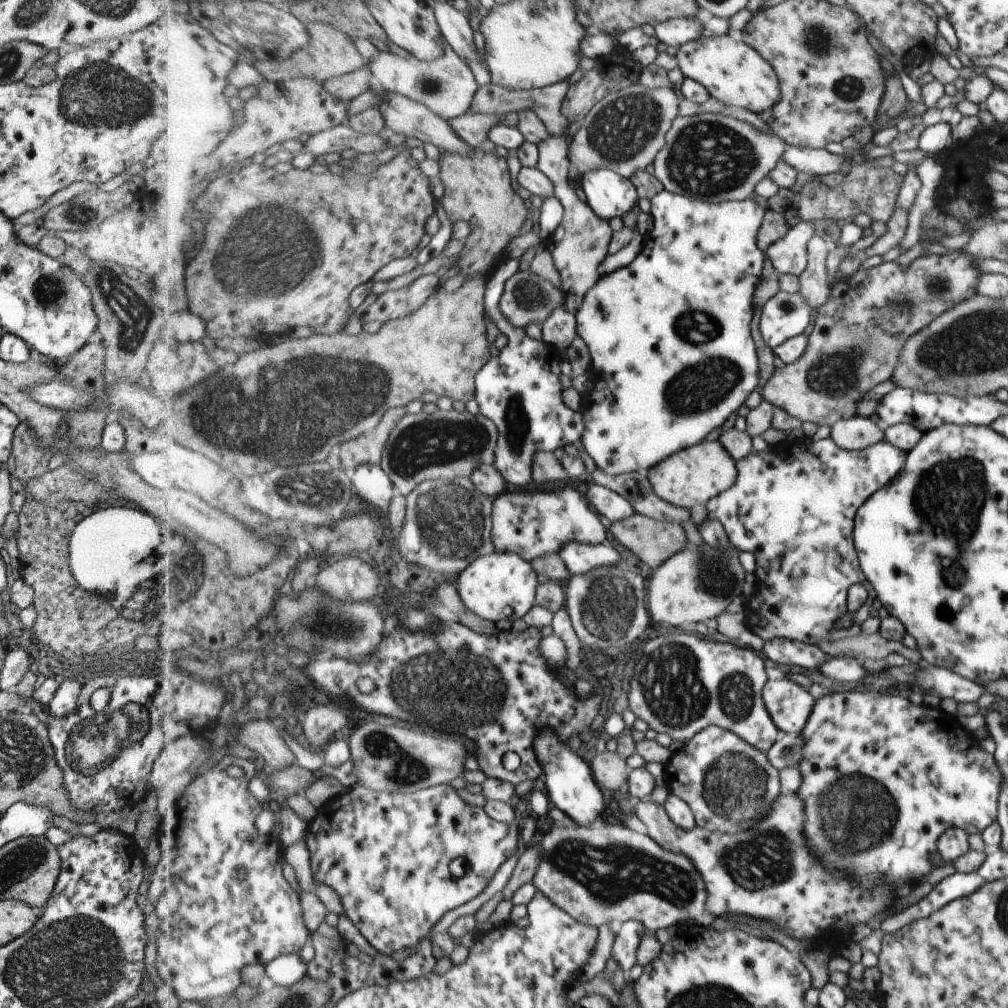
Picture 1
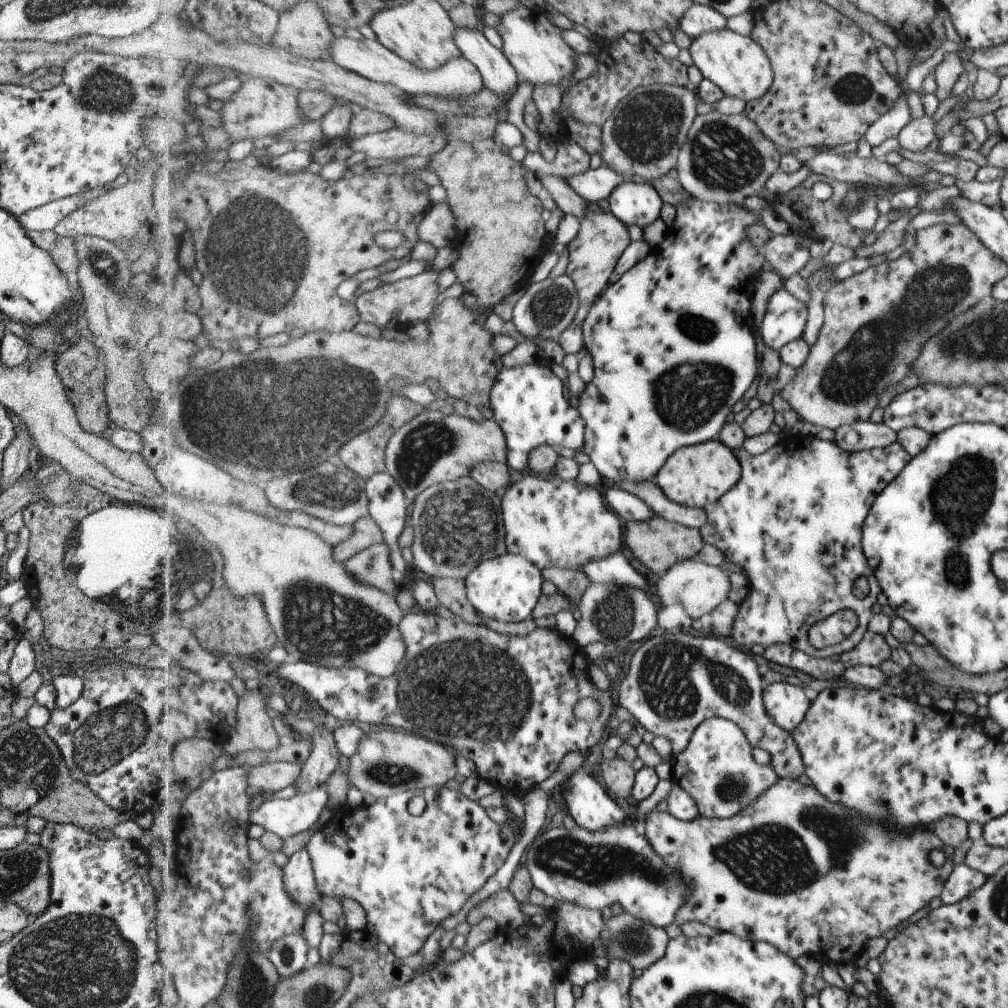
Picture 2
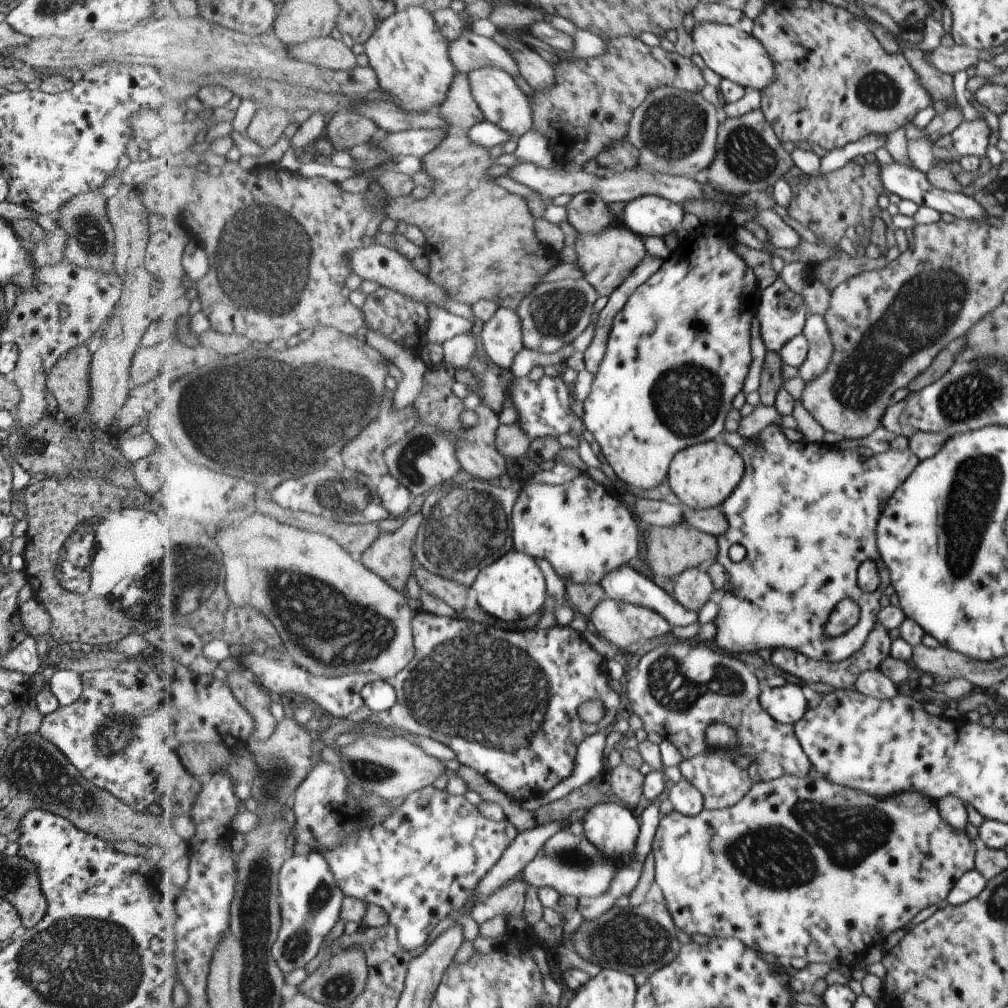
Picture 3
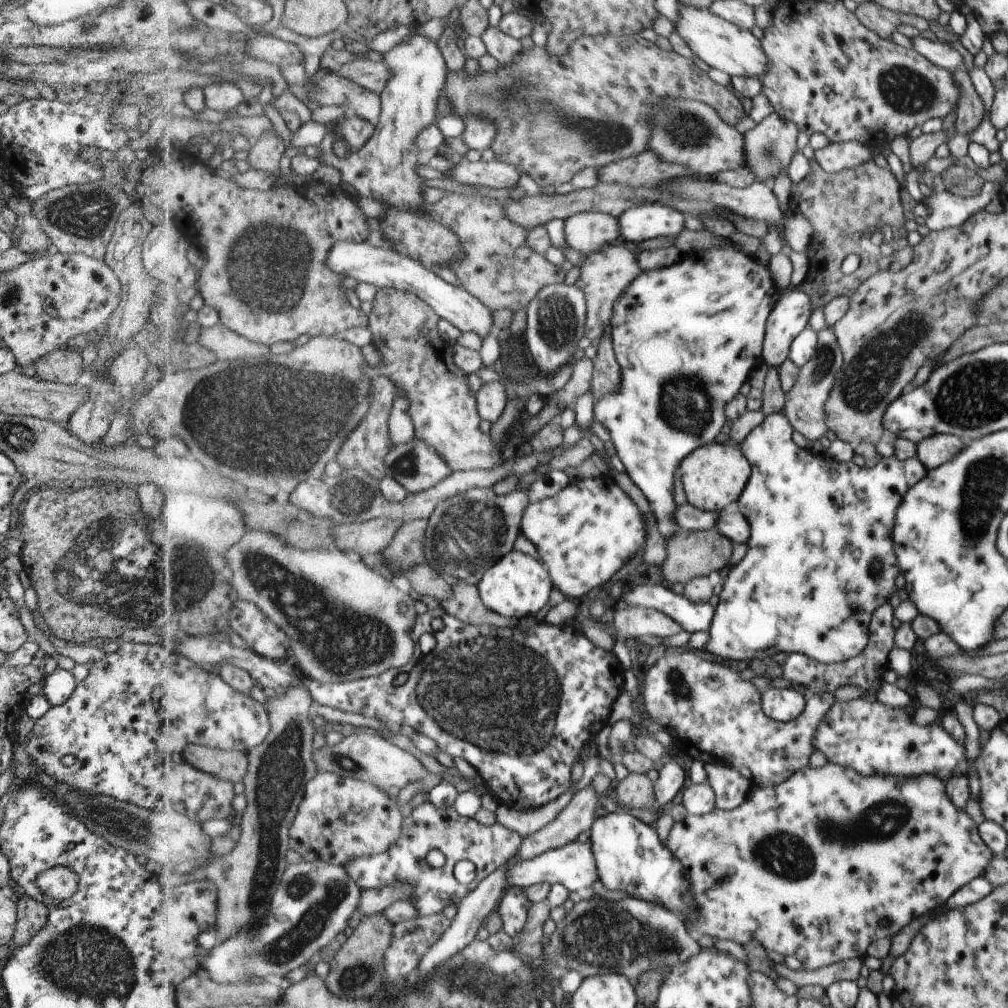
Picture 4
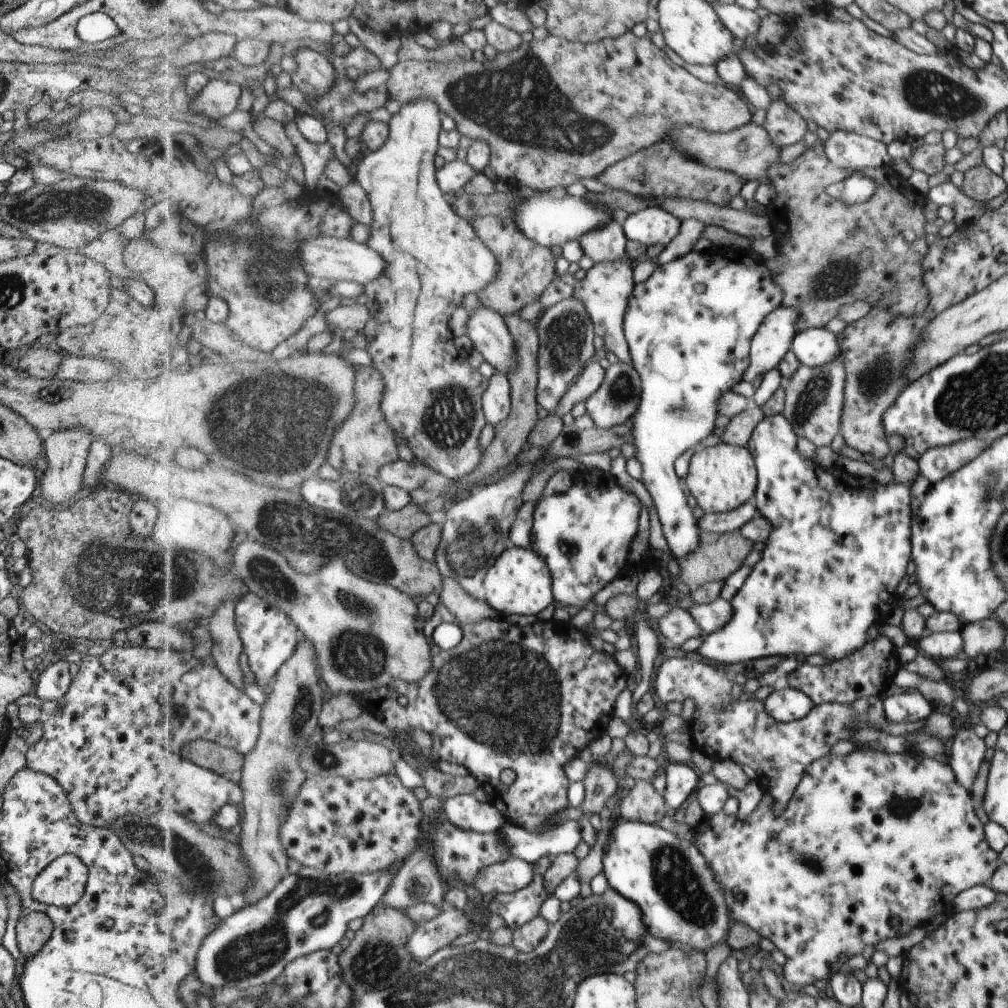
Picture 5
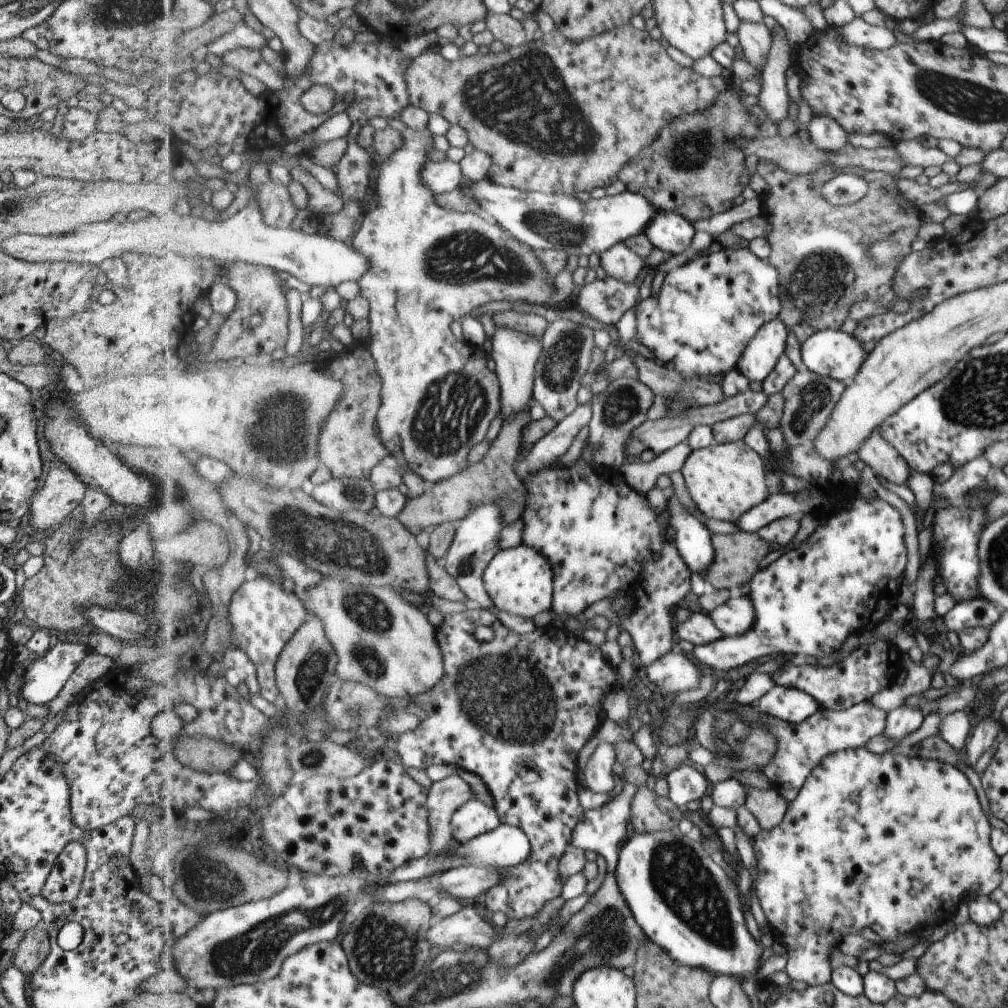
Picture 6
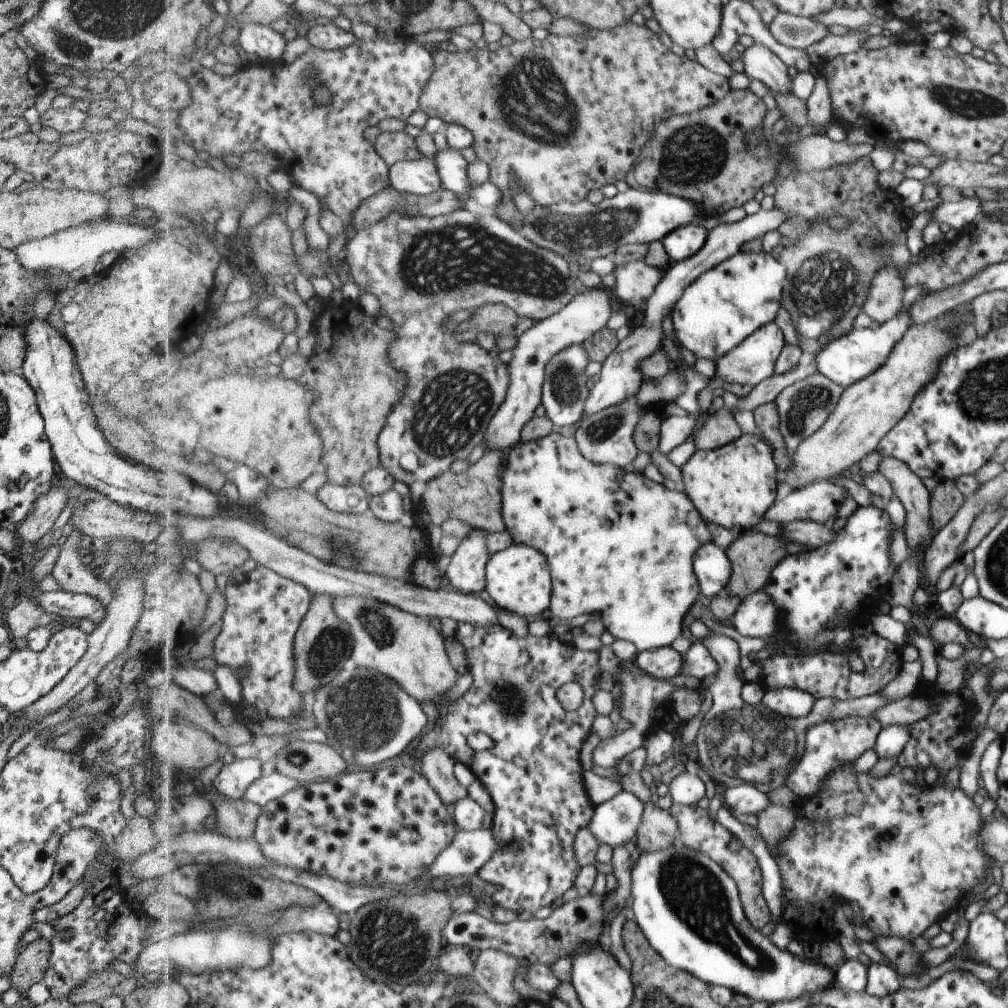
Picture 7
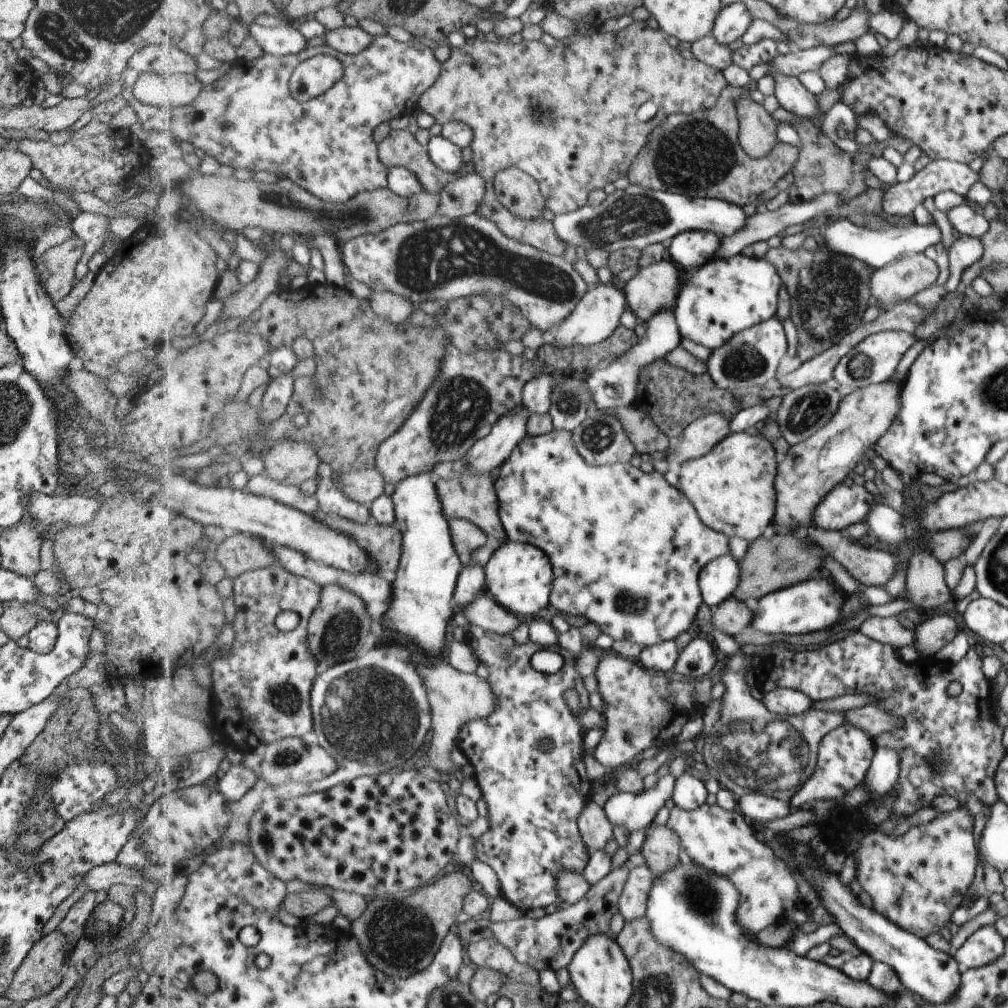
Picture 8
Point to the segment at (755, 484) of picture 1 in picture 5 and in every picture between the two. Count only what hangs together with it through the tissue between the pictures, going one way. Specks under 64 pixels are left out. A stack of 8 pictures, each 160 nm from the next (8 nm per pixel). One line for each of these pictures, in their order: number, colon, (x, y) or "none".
2: (793, 523)
3: (806, 513)
4: (806, 585)
5: (841, 543)

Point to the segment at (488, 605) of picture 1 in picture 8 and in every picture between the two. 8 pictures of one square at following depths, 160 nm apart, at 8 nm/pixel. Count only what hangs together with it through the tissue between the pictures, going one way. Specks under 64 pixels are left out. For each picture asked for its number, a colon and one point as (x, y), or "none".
2: (509, 588)
3: (512, 589)
4: (521, 585)
5: (521, 583)
6: (521, 580)
7: (519, 579)
8: (521, 576)

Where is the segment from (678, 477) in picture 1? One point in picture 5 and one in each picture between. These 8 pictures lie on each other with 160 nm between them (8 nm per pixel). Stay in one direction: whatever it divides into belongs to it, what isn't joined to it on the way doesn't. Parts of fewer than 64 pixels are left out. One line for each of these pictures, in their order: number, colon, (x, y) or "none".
2: (698, 474)
3: (703, 476)
4: (715, 476)
5: (722, 478)

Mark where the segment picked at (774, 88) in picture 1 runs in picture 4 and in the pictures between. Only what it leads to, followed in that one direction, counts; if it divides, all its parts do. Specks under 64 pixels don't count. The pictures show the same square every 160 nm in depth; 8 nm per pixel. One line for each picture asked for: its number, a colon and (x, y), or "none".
2: (738, 63)
3: (735, 54)
4: (723, 45)

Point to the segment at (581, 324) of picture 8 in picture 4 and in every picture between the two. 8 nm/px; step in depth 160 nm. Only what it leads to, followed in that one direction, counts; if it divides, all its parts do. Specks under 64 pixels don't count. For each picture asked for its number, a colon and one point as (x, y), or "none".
4: (385, 268)
5: (488, 329)
6: (517, 354)
7: (591, 311)

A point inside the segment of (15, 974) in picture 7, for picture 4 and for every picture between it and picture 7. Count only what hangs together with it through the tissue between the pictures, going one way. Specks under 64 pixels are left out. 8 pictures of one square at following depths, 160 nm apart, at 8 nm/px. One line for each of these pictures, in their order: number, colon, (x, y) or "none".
4: (32, 915)
5: (33, 929)
6: (33, 949)

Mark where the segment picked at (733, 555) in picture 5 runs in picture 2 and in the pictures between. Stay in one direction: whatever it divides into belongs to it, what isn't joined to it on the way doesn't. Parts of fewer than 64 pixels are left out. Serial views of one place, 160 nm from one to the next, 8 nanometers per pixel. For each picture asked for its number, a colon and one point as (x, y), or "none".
2: (659, 543)
3: (672, 550)
4: (691, 554)

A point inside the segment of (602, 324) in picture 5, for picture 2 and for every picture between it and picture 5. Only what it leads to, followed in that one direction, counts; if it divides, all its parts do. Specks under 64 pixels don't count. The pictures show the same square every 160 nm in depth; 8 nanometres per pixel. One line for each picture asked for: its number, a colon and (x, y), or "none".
2: (604, 238)
3: (608, 259)
4: (607, 274)

